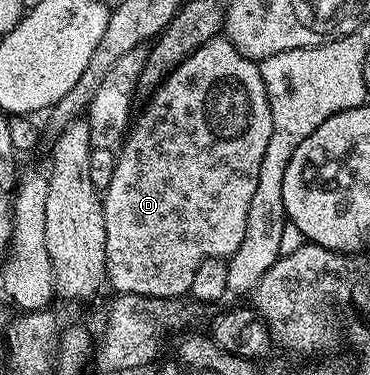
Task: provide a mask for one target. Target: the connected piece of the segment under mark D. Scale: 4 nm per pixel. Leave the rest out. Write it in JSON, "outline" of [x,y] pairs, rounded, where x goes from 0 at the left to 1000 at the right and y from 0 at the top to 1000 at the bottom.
{"outline":[[[605,101],[565,107],[546,128],[527,133],[527,144],[508,149],[438,219],[432,235],[400,264],[397,277],[403,283],[392,301],[373,325],[368,317],[365,333],[324,392],[311,475],[300,475],[300,496],[278,515],[278,571],[289,613],[284,731],[292,765],[305,765],[308,781],[473,800],[497,792],[519,771],[527,720],[546,693],[573,683],[616,688],[635,667],[646,667],[646,645],[657,645],[657,624],[668,613],[668,571],[678,560],[678,528],[689,528],[689,507],[700,496],[700,453],[711,443],[711,411],[722,405],[722,379],[732,379],[738,317],[697,163],[673,160],[646,144],[630,117]]]}

